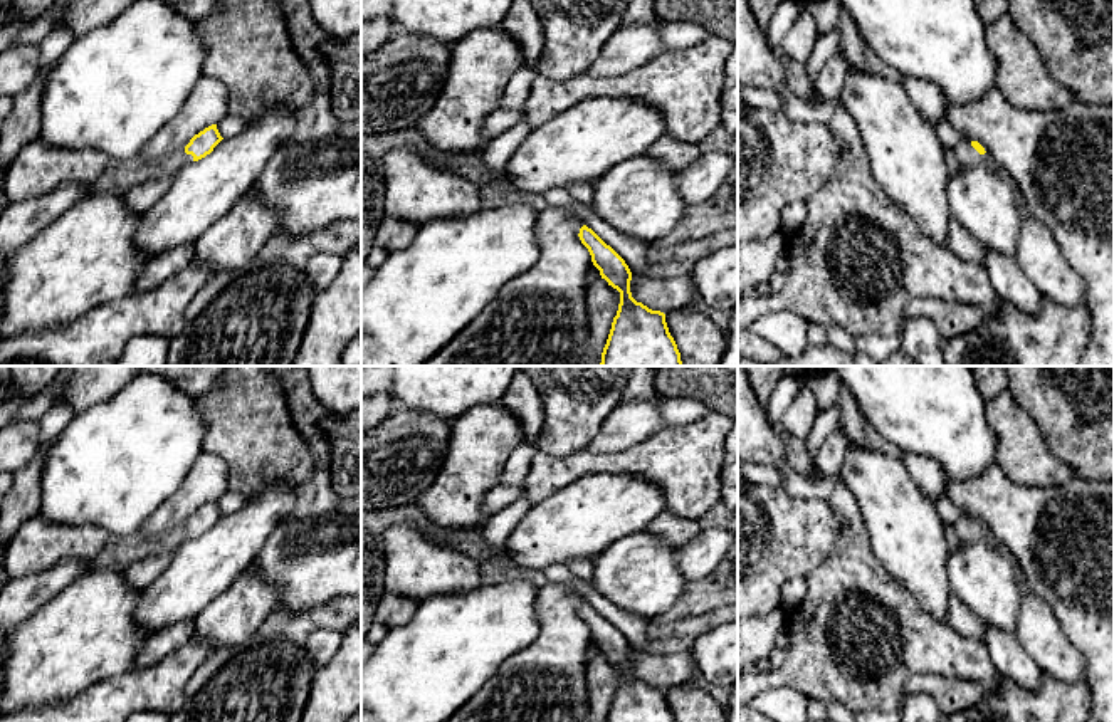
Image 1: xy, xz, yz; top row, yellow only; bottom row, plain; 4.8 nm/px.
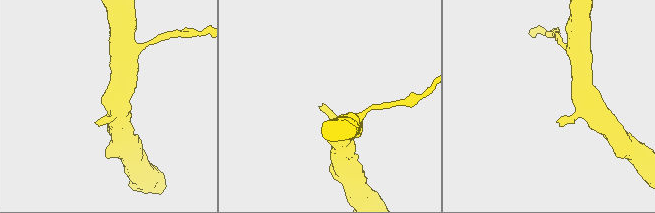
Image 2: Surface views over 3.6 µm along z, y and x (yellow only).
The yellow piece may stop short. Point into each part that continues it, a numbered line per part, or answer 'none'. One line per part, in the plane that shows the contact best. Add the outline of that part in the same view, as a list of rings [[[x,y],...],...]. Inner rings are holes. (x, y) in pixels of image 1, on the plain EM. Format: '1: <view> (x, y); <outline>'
1: yz (965, 531); [[[963,514],[954,524],[954,541],[959,544],[975,544],[981,539],[981,531],[971,522],[971,515]]]

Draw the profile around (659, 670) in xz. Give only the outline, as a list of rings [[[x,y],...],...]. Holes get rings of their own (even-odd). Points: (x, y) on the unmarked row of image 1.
[[[632,651],[630,668],[637,678],[664,690],[687,685],[694,670],[691,651],[674,655],[650,655]]]

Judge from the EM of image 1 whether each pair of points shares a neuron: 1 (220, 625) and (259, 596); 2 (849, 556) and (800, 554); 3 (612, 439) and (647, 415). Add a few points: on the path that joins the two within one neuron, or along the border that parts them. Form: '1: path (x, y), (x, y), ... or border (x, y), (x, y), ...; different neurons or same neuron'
1: path (231, 620), (249, 601); same neuron
2: border (840, 519), (840, 529), (829, 554), (805, 578); different neurons
3: path (620, 430), (630, 422), (639, 420); same neuron

